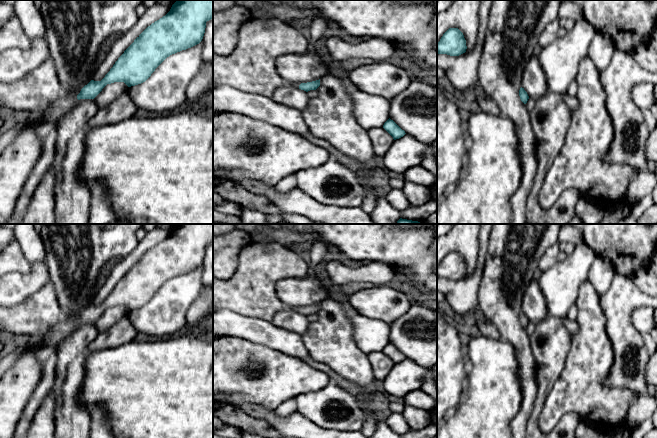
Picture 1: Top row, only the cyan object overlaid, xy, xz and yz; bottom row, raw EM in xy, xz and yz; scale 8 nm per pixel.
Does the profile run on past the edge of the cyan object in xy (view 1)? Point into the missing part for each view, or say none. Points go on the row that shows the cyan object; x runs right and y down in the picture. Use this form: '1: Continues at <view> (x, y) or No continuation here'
1: No continuation here

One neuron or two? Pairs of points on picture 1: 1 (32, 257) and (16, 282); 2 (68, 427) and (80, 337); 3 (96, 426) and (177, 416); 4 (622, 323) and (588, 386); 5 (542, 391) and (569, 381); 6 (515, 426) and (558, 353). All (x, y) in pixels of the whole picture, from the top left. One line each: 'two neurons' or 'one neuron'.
1: two neurons
2: one neuron
3: two neurons
4: two neurons
5: two neurons
6: two neurons

